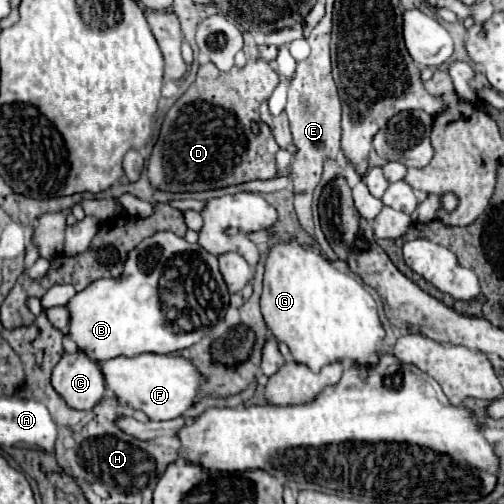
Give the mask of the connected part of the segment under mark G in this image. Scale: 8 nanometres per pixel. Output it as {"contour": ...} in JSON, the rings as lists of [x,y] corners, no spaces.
{"contour":[[[278,242],[270,248],[264,264],[264,288],[260,298],[262,316],[266,326],[272,330],[278,342],[284,342],[290,348],[290,354],[296,362],[306,364],[312,372],[318,372],[322,366],[336,360],[354,360],[362,366],[362,374],[378,362],[380,342],[384,338],[384,328],[380,326],[376,302],[370,292],[360,284],[352,274],[336,270],[322,254],[306,248],[300,242]]]}

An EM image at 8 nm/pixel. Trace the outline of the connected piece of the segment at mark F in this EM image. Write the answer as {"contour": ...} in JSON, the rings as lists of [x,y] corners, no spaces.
{"contour":[[[140,354],[134,358],[114,358],[102,364],[106,374],[106,386],[116,394],[120,406],[138,408],[148,414],[150,420],[174,420],[180,418],[200,394],[200,386],[206,380],[192,360],[176,354]]]}

